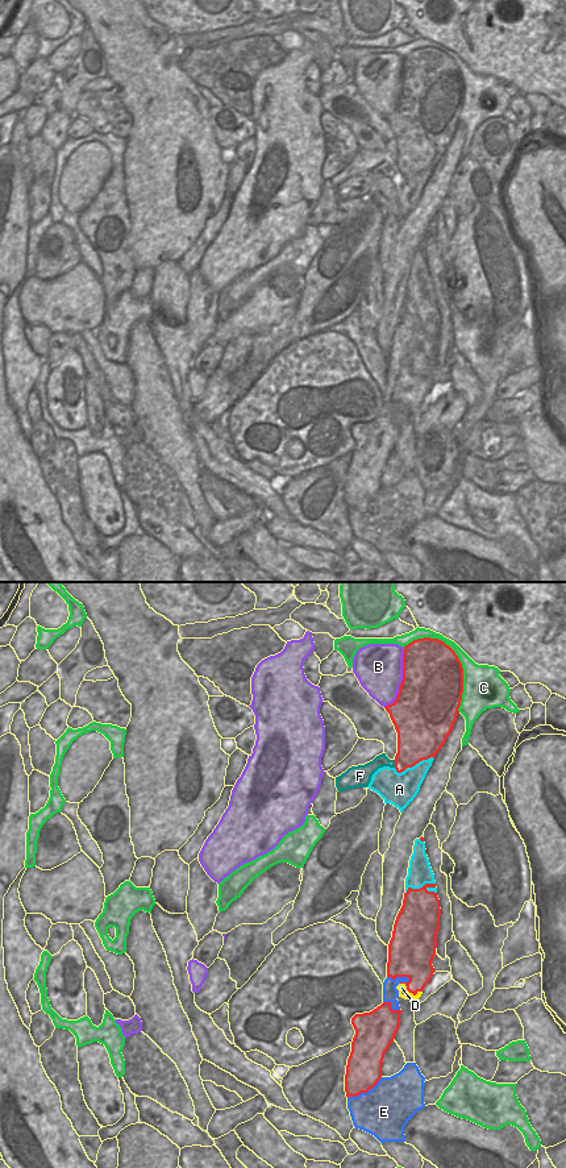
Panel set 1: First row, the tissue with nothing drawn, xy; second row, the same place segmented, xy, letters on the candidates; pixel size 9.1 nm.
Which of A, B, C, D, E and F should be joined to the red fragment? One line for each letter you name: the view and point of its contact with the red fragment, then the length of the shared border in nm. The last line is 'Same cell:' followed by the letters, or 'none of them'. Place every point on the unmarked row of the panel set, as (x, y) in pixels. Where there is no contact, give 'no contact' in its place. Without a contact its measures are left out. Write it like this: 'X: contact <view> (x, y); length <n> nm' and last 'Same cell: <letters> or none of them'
Same cell: none of them

